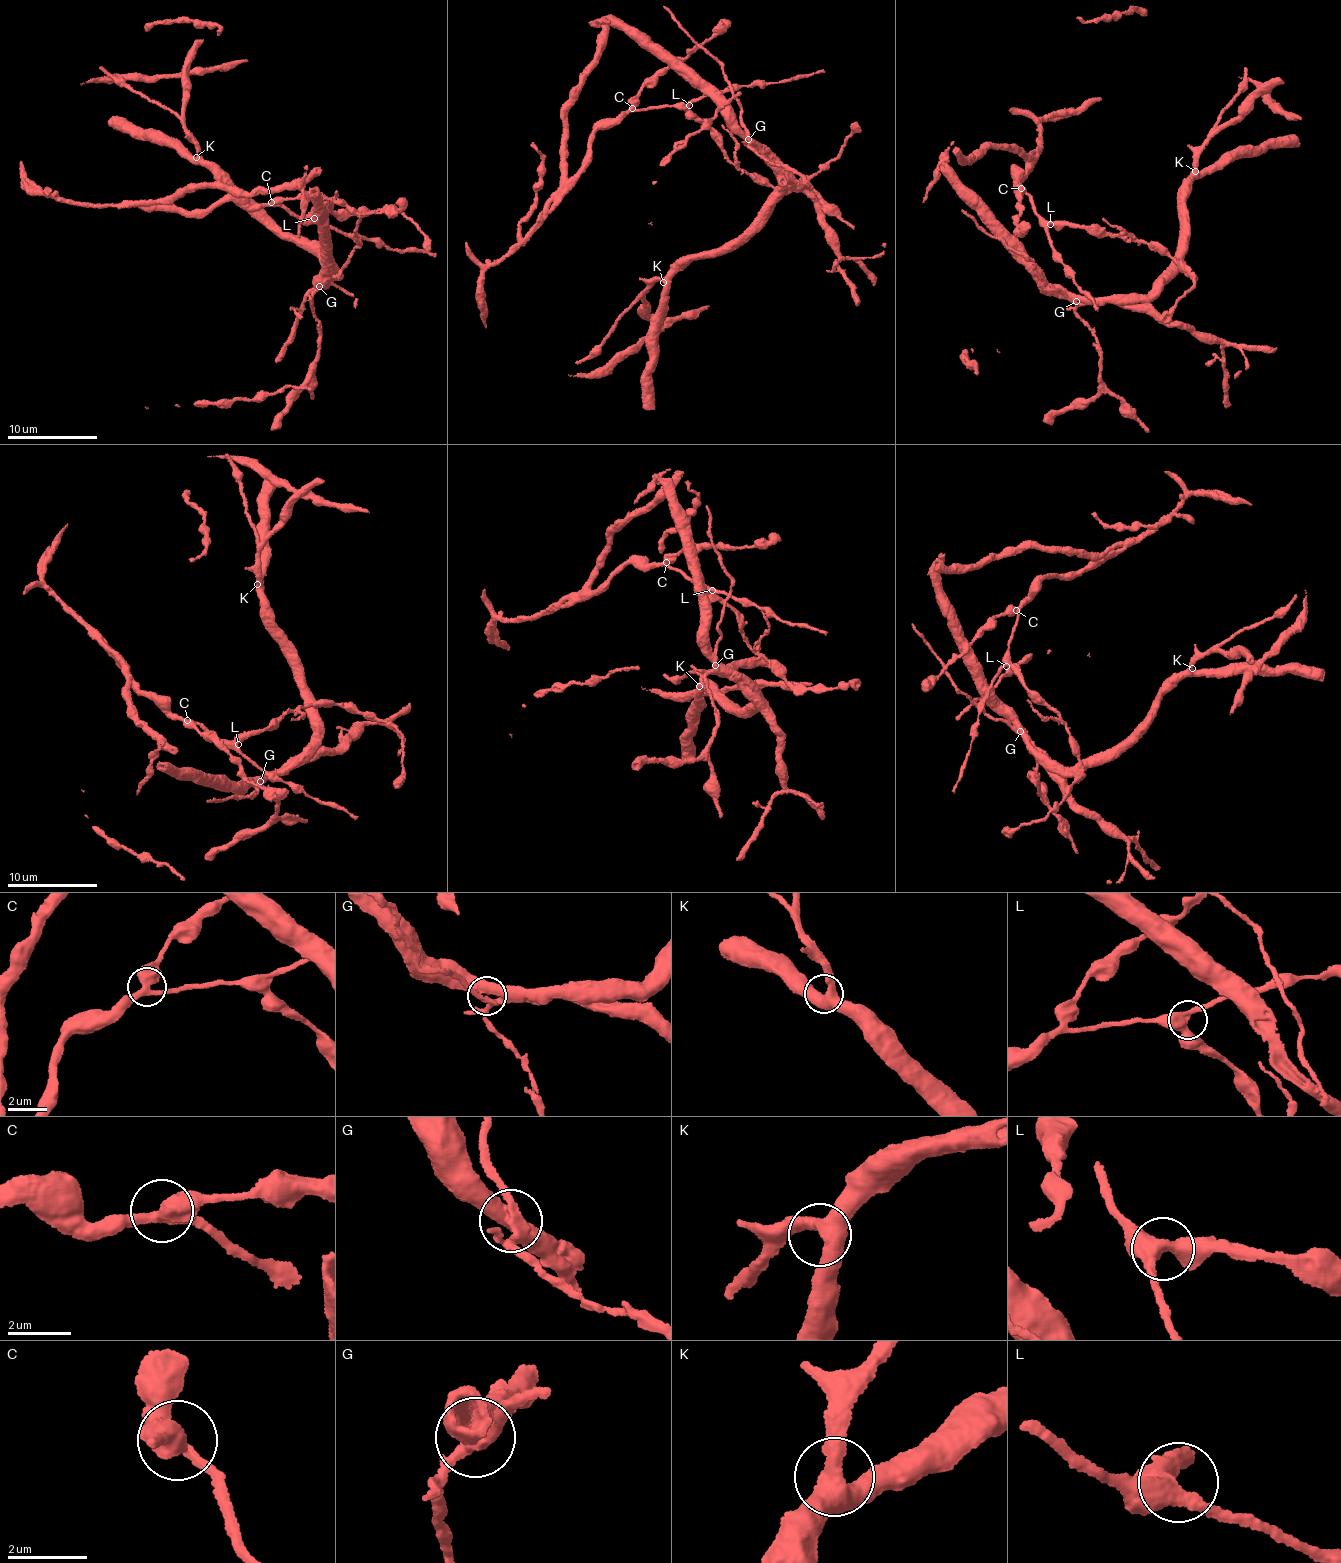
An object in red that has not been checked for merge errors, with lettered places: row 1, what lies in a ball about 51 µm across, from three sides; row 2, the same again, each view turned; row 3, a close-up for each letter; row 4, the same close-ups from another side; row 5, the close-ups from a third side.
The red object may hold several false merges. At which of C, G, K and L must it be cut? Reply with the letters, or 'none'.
G

